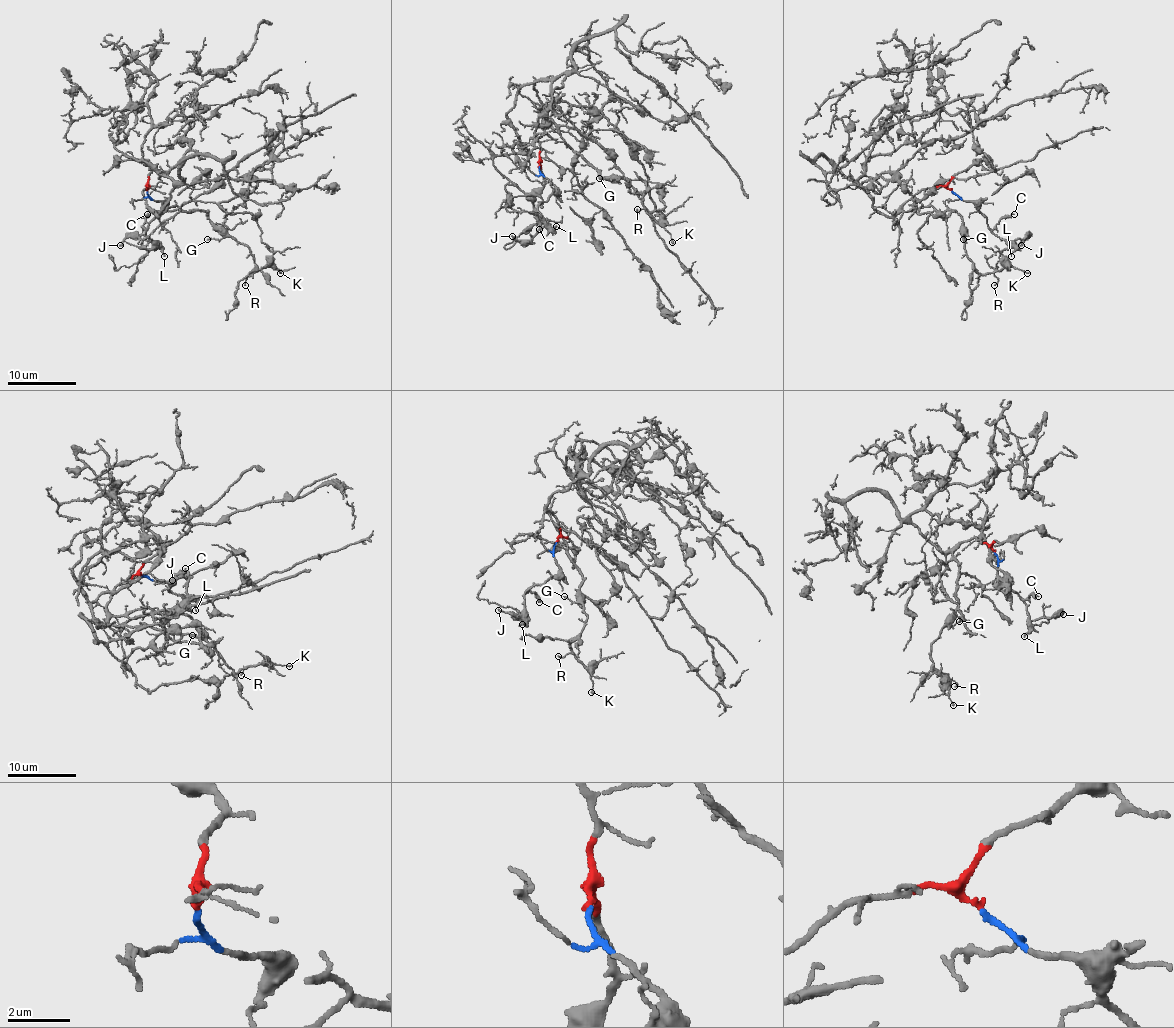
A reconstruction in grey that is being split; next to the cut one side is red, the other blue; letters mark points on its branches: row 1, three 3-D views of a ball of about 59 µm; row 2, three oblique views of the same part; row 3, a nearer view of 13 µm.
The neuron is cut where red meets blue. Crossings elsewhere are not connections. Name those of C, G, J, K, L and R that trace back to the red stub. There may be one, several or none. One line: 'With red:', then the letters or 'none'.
With red: G, K, R

